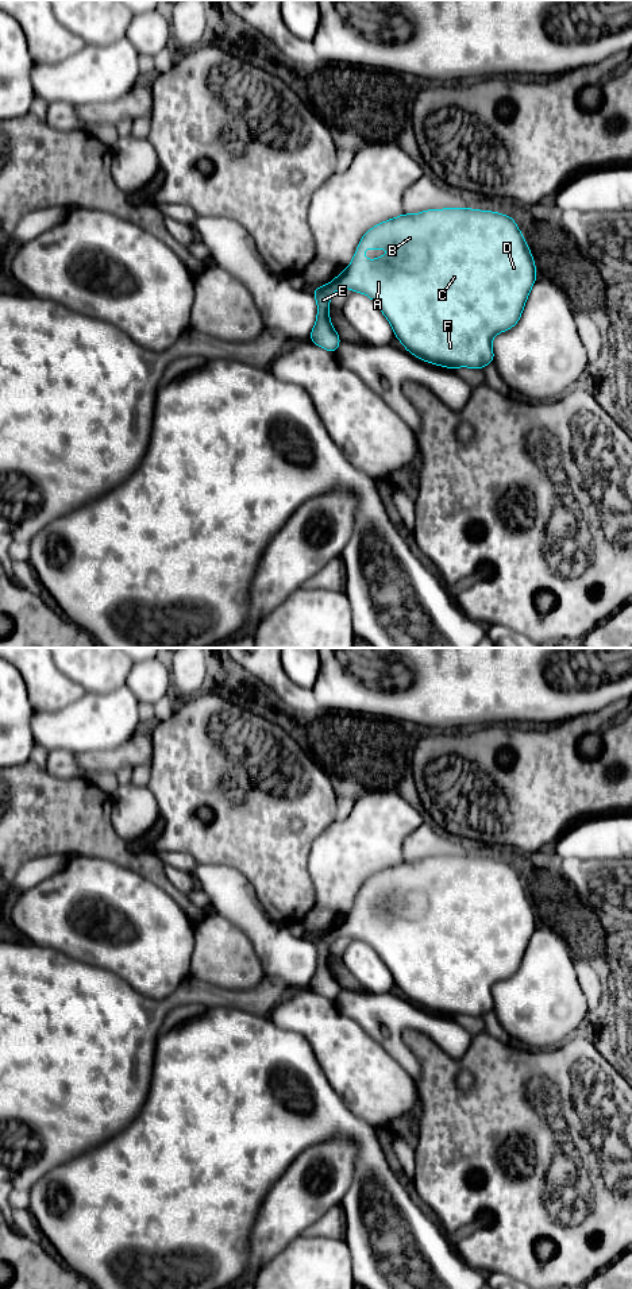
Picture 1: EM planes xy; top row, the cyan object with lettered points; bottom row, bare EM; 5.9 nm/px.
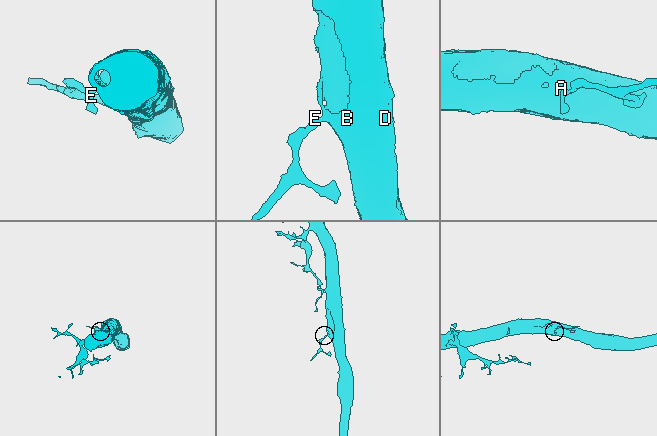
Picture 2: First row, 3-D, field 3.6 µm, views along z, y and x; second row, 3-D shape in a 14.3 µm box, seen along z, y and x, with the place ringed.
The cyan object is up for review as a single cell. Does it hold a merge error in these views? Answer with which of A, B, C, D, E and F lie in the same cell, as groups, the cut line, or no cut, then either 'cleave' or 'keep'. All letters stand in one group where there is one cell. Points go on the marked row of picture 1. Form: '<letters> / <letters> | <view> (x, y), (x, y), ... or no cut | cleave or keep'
A B C D E F | no cut | keep

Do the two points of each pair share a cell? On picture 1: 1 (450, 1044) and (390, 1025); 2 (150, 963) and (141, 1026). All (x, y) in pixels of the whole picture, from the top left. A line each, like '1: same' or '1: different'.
1: same
2: different

